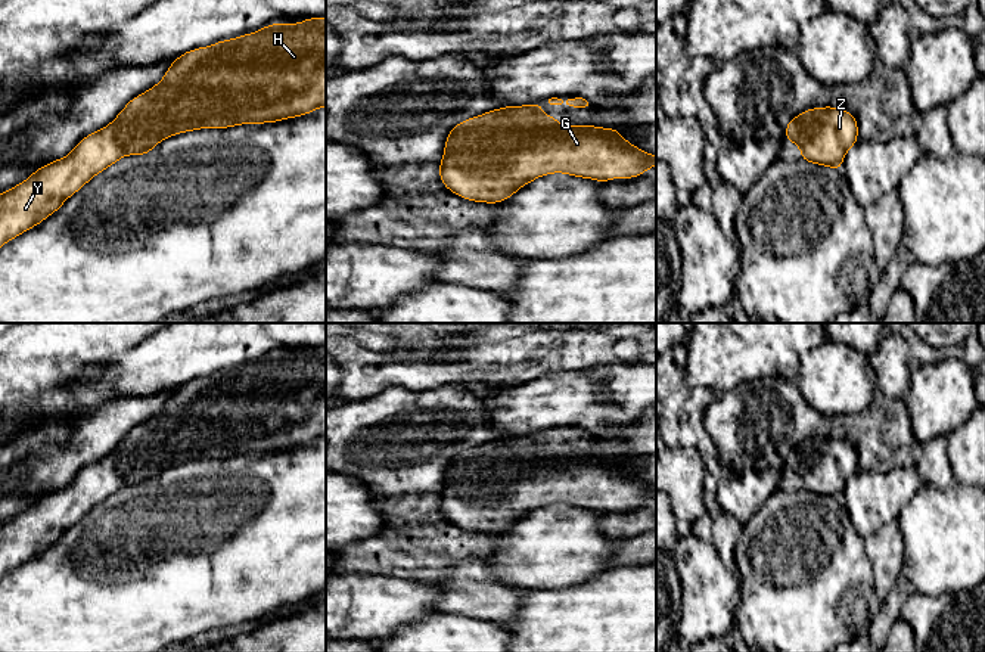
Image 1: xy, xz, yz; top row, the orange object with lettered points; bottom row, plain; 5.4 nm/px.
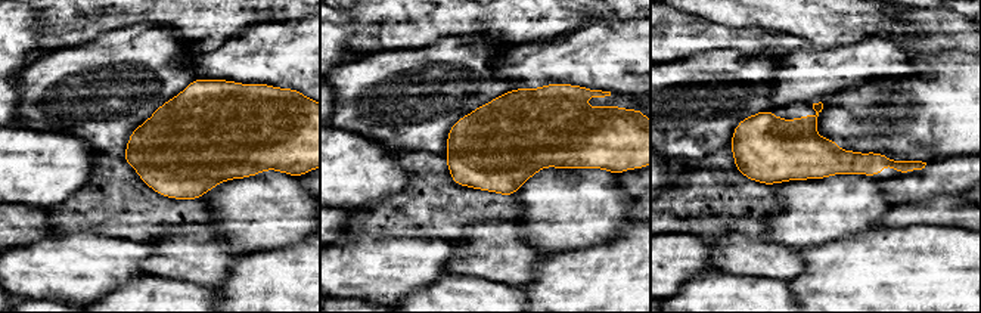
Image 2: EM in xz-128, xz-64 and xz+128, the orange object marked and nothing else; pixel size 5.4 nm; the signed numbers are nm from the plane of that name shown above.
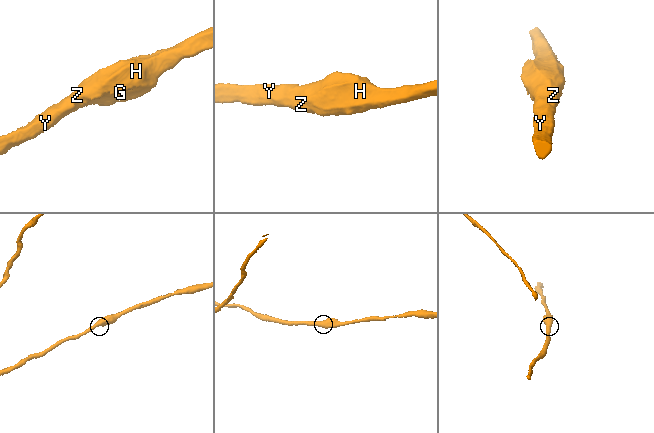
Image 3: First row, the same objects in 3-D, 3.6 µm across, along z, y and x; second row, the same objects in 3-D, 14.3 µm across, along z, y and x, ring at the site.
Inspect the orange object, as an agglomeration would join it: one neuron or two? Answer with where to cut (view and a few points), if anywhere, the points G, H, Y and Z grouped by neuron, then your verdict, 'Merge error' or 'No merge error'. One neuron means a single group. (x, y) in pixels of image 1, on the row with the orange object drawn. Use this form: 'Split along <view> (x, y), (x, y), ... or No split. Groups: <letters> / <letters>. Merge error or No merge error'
No split. Groups: G H Y Z. No merge error

